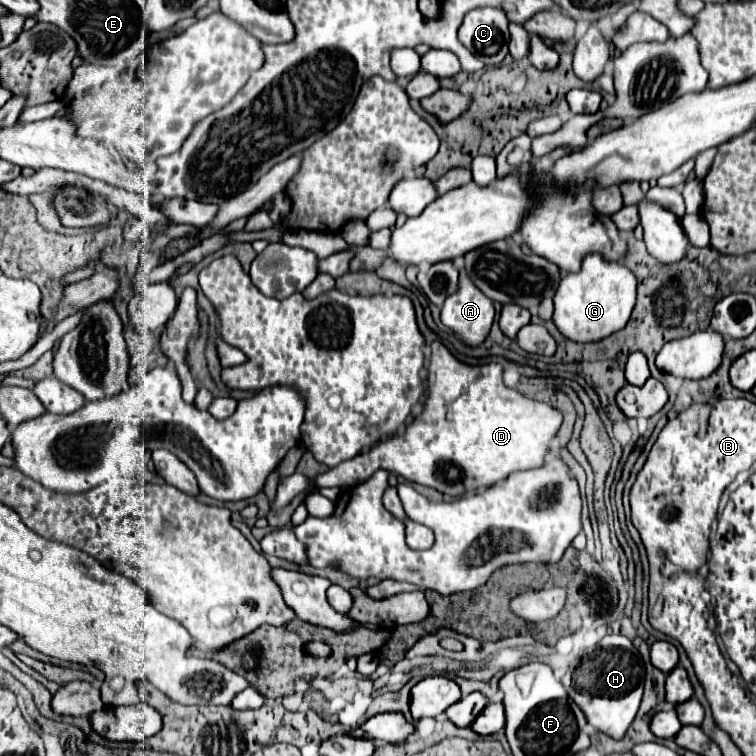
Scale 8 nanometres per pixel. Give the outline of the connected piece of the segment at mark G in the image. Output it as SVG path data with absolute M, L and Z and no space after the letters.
M585 254L581 270L561 278L555 292L553 322L569 340L595 342L621 330L635 306L637 278L627 266L615 260L605 260L601 254Z

